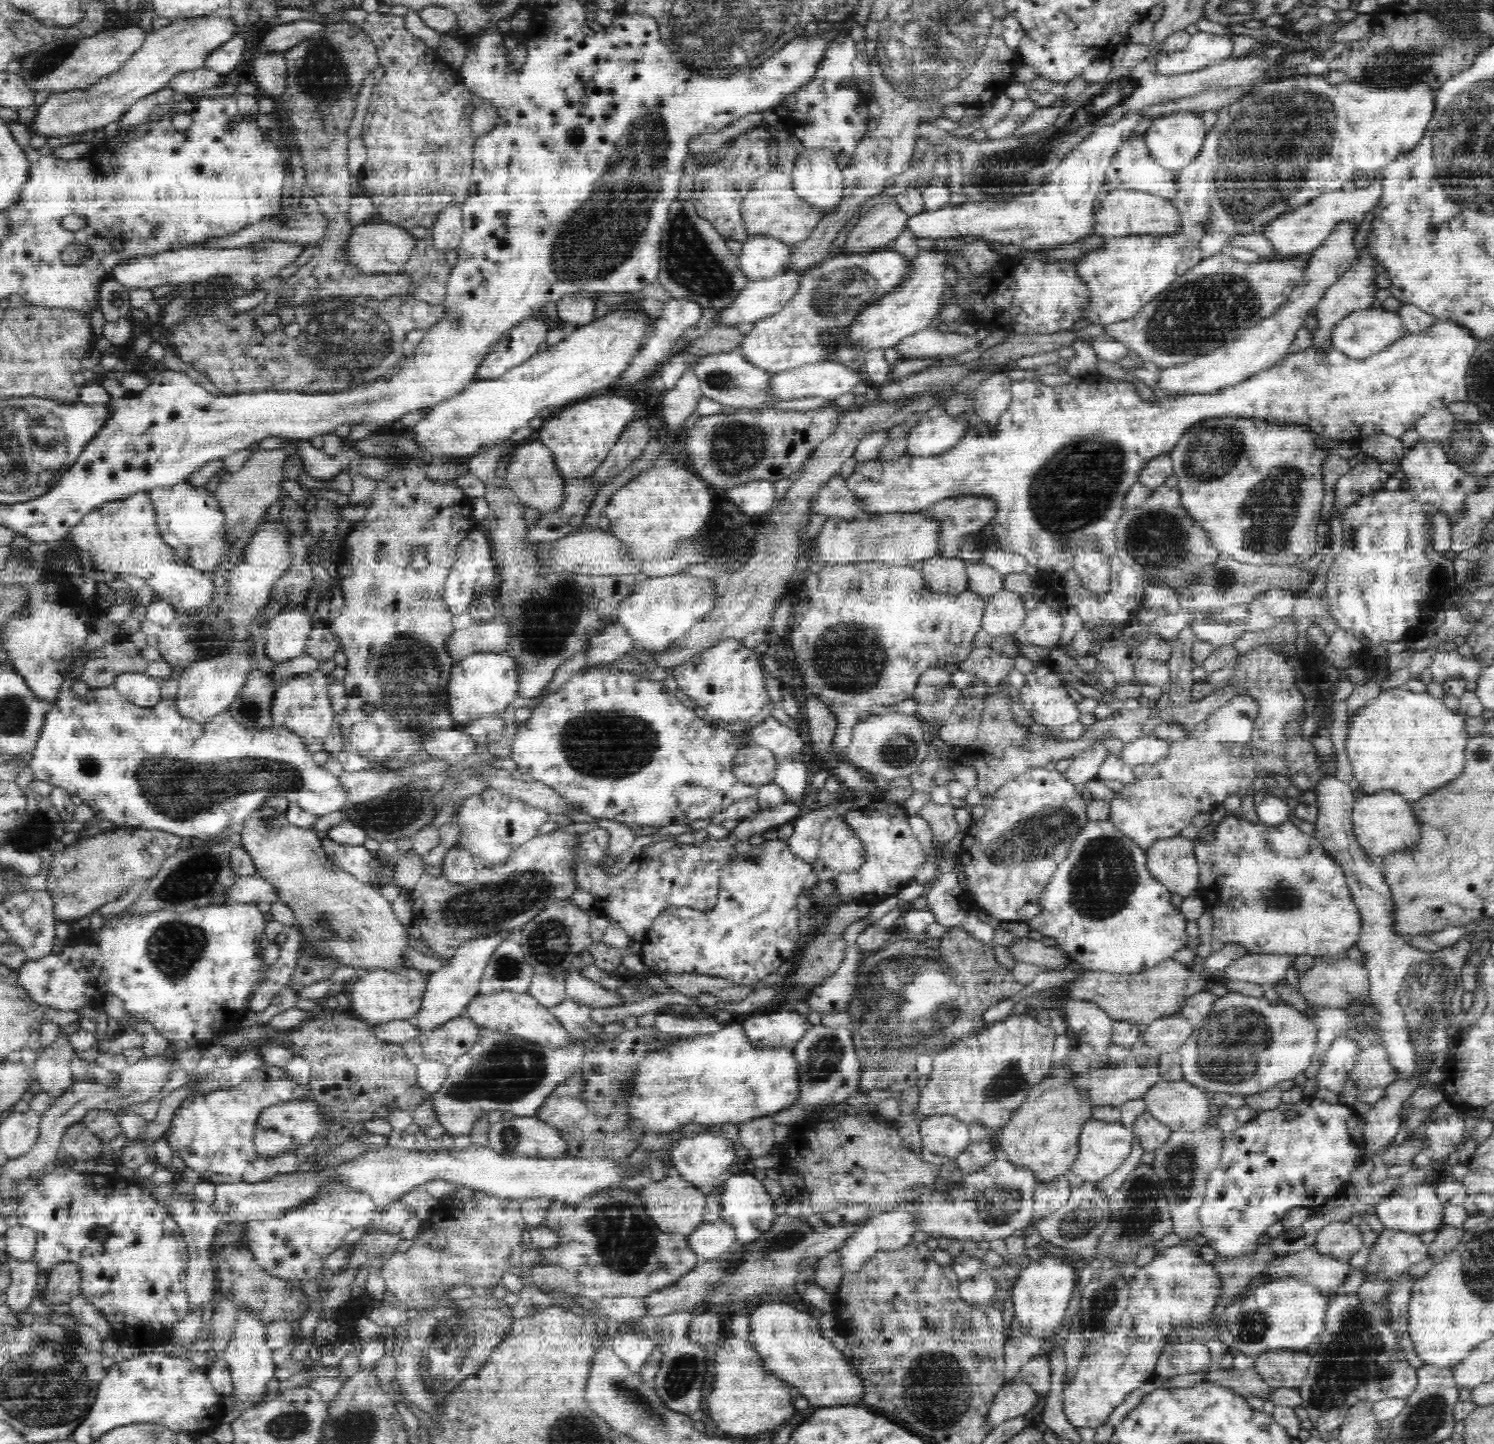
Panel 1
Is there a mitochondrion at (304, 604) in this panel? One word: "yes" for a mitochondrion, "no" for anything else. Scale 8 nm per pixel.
no

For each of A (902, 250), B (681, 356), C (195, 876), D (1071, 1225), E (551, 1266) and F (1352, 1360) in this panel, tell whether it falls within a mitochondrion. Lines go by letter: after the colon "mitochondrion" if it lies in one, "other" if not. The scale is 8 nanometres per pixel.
A: other
B: other
C: mitochondrion
D: mitochondrion
E: other
F: mitochondrion

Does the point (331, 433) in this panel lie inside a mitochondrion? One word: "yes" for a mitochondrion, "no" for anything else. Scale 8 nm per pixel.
no

